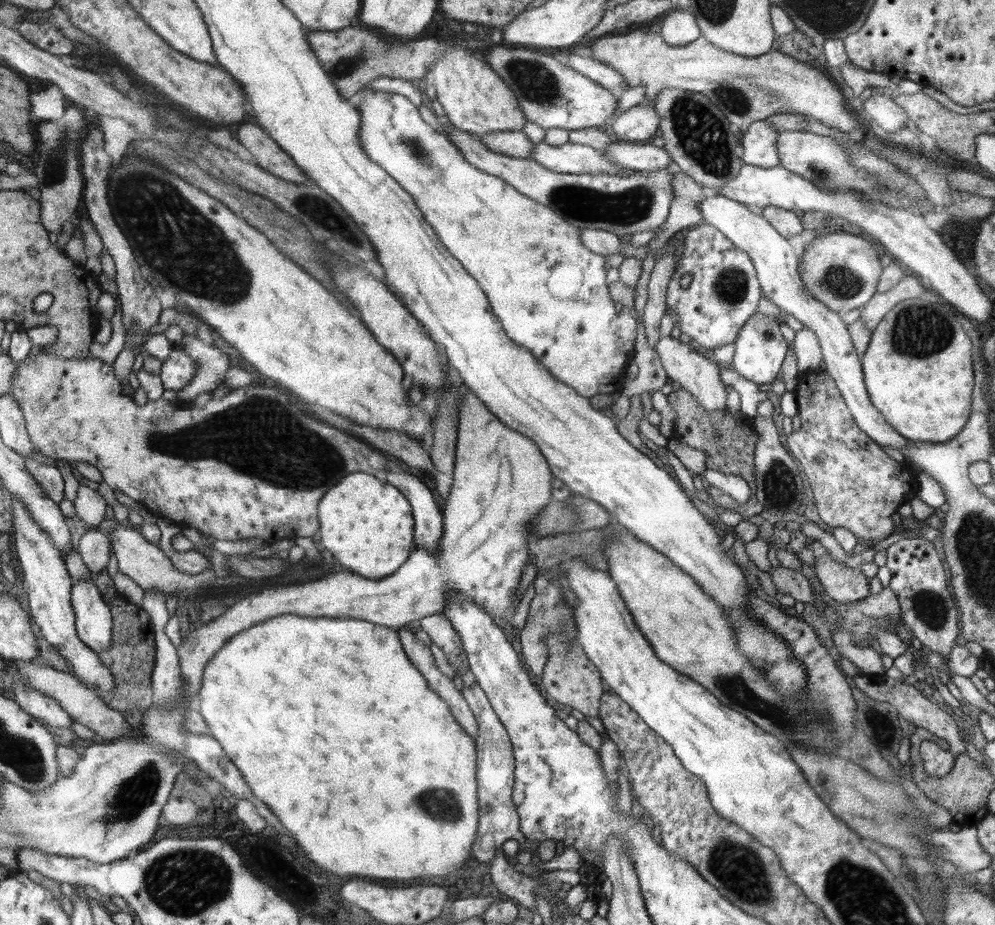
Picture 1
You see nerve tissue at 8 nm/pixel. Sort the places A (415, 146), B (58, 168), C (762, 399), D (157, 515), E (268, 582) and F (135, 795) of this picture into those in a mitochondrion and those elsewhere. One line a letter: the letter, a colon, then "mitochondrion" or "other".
A: mitochondrion
B: mitochondrion
C: other
D: other
E: other
F: mitochondrion

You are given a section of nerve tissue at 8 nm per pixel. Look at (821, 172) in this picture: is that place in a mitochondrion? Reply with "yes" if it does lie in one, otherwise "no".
yes

